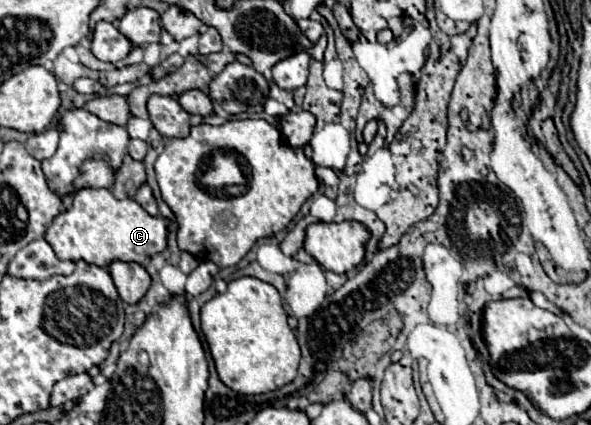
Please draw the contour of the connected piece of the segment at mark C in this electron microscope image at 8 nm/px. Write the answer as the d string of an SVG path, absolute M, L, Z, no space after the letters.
M81 189L73 197L73 207L53 219L45 239L59 259L83 259L97 267L109 267L113 261L143 263L145 257L167 249L169 223L167 217L149 215L133 199L115 199L109 189Z

